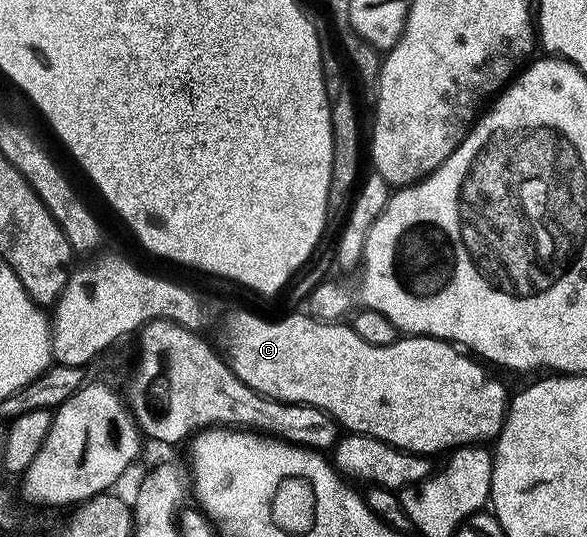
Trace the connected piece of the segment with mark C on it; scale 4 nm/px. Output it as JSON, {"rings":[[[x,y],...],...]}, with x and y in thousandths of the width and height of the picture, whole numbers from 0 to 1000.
{"rings":[[[407,590],[395,601],[395,657],[385,663],[385,672],[399,693],[399,700],[405,700],[405,708],[412,708],[412,715],[433,723],[433,730],[455,741],[465,741],[470,749],[492,749],[552,764],[562,777],[571,778],[588,803],[637,814],[661,831],[695,845],[738,849],[736,845],[750,845],[755,838],[770,842],[779,834],[804,834],[813,827],[831,827],[852,814],[865,782],[869,732],[865,734],[864,723],[848,706],[836,704],[823,689],[826,683],[809,665],[785,655],[772,639],[758,637],[755,629],[727,626],[688,626],[683,628],[683,637],[675,637],[670,644],[639,644],[637,639],[625,637],[617,624],[605,622],[596,609],[586,605],[593,603],[567,603],[560,598],[542,601],[537,596],[520,598],[518,592],[499,590],[484,592],[475,607],[455,607],[448,600],[438,600],[434,592]]]}

